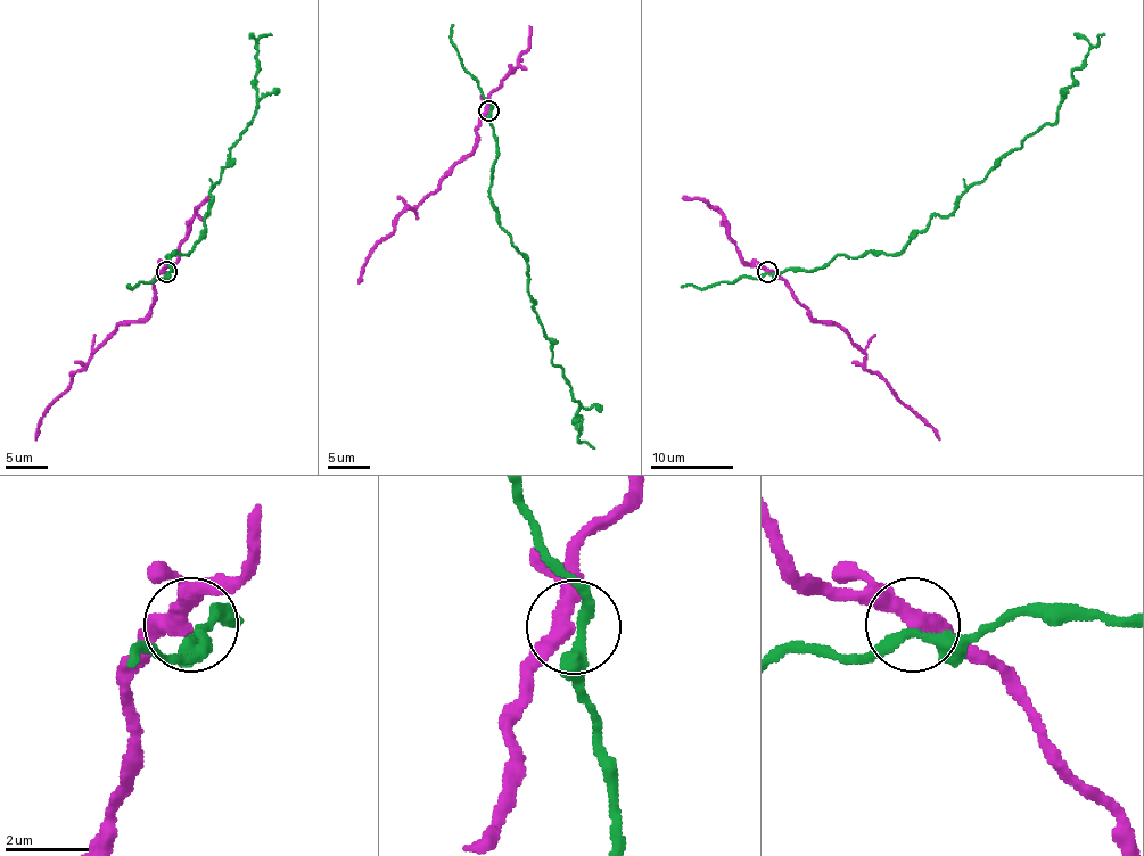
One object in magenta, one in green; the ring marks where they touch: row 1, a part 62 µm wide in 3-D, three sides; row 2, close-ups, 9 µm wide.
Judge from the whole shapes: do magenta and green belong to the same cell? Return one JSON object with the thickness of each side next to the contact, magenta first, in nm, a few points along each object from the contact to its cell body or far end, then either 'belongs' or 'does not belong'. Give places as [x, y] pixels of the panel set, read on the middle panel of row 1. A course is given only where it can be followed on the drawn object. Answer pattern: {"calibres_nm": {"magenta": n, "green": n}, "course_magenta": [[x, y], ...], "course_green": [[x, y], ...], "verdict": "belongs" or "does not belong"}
{"calibres_nm": {"magenta": 380, "green": 280}, "course_magenta": [[488, 112], [476, 130], [476, 147], [416, 208], [408, 208], [397, 219], [368, 258], [357, 284]], "course_green": [[491, 112], [491, 205], [526, 256], [538, 323], [579, 404], [579, 442], [594, 447]], "verdict": "does not belong"}

